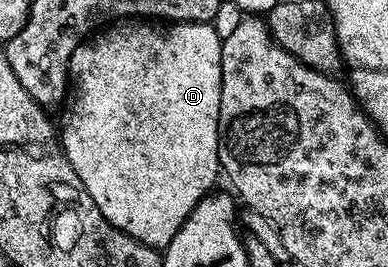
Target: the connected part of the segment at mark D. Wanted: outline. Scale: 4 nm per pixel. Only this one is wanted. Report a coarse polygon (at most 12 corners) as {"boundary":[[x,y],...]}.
{"boundary":[[212,23],[71,54],[60,151],[164,250],[221,159]]}

